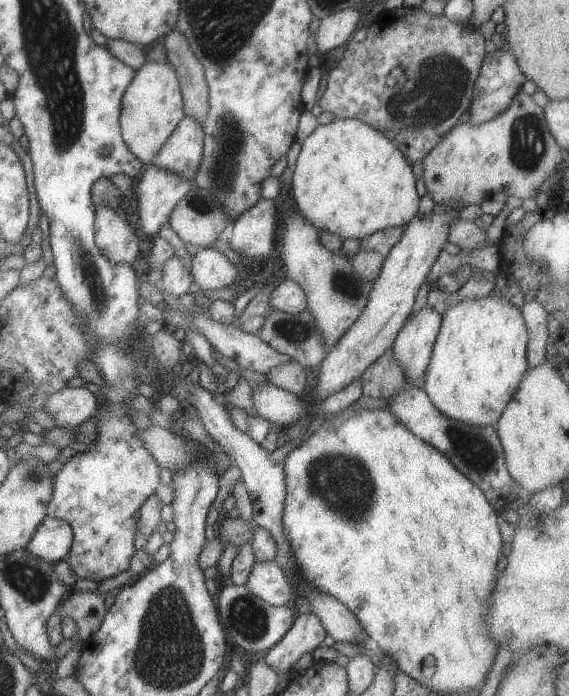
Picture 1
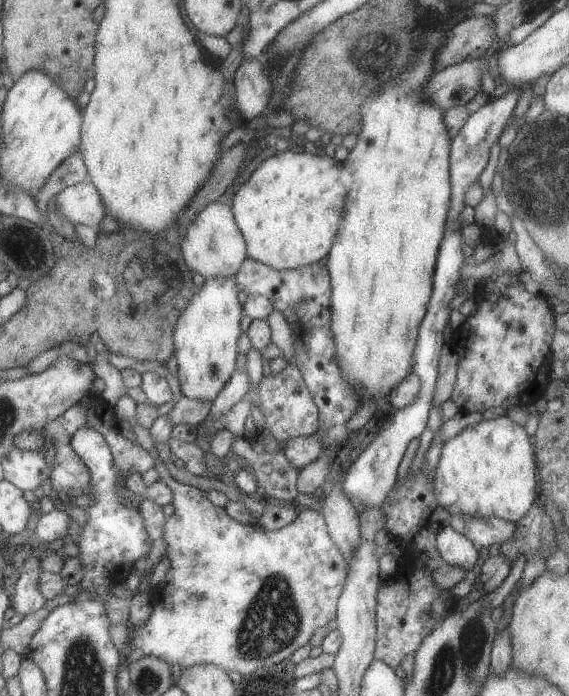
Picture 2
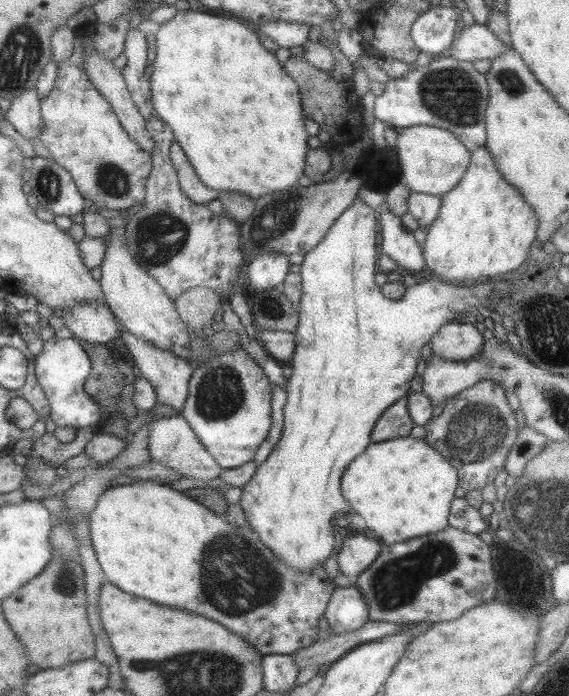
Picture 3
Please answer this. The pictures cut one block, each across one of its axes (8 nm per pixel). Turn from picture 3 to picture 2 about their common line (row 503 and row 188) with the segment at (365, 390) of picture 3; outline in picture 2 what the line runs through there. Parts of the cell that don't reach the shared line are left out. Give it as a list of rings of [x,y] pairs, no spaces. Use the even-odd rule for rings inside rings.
[[[291,149],[288,151],[280,151],[275,153],[273,156],[267,158],[263,162],[260,162],[255,169],[251,172],[247,181],[239,186],[235,196],[232,198],[232,203],[230,204],[237,228],[239,232],[243,235],[246,255],[249,258],[255,260],[255,262],[260,262],[273,268],[273,270],[293,270],[294,268],[299,268],[300,266],[307,266],[312,262],[324,261],[328,255],[329,249],[335,240],[335,232],[337,232],[337,222],[341,222],[341,216],[343,216],[345,195],[347,194],[347,188],[339,180],[341,176],[342,162],[336,161],[333,157],[323,156],[321,152],[318,154],[311,154],[308,151],[304,152],[293,152]]]

